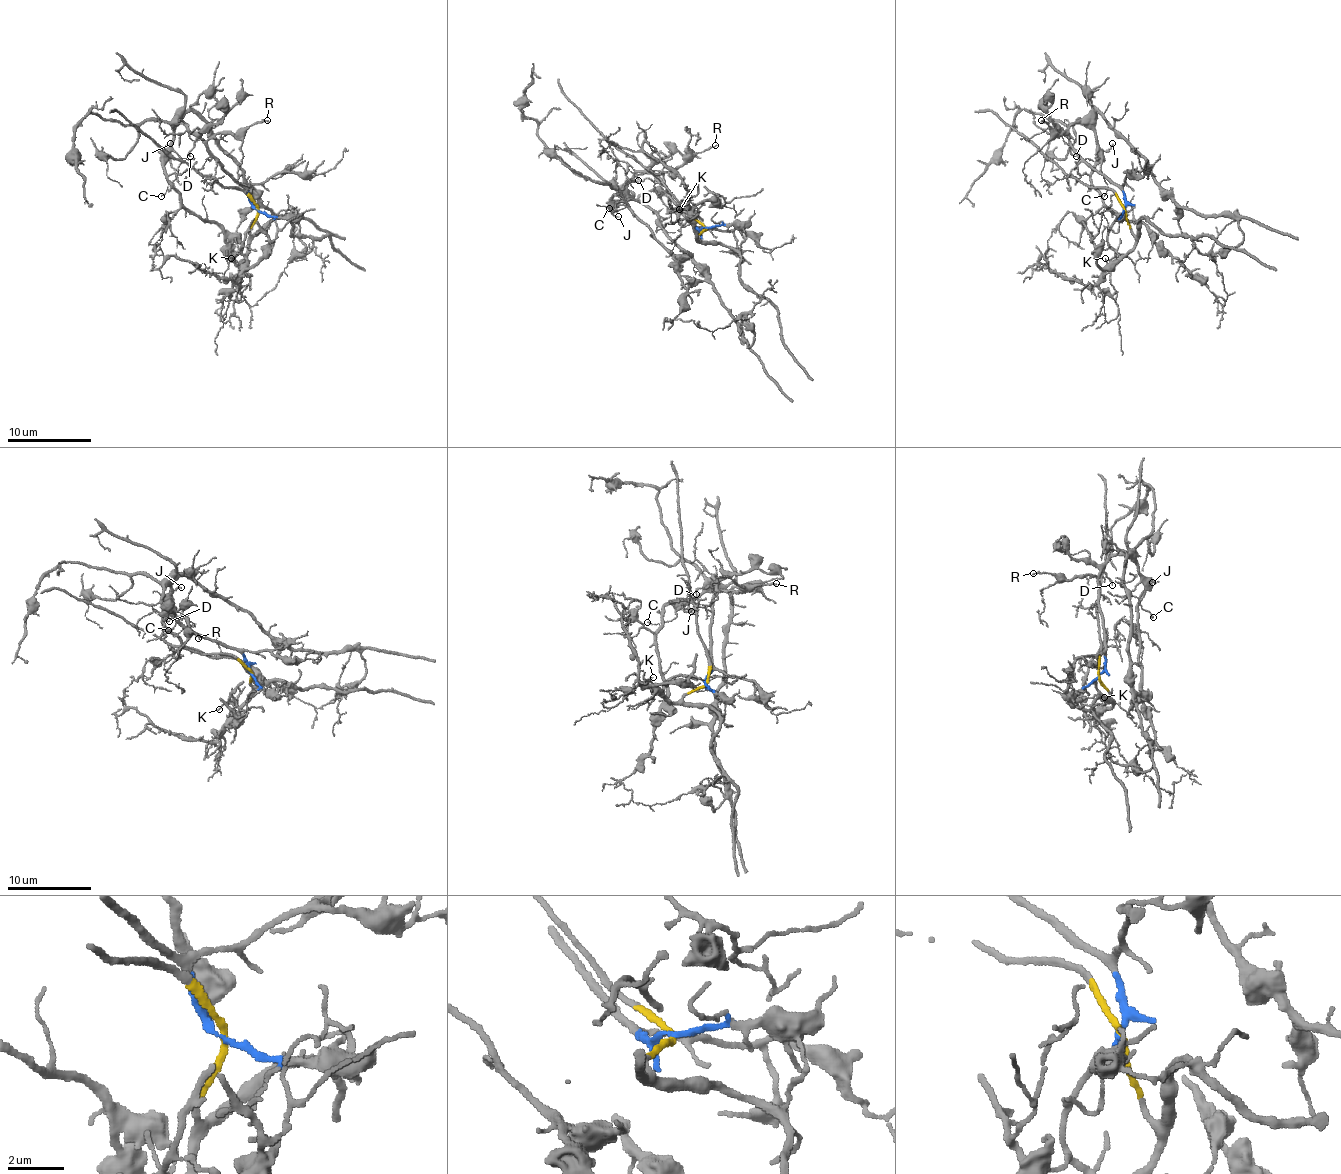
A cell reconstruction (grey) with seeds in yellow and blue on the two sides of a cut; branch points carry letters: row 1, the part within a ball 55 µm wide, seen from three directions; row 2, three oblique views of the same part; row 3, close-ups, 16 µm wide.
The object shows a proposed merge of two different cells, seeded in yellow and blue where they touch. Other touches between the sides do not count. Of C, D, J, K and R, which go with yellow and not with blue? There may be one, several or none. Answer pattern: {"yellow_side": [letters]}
{"yellow_side": ["K"]}

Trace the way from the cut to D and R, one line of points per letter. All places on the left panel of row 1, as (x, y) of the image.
D: (257, 210), (249, 191), (198, 139), (190, 155)
R: (257, 210), (249, 191), (223, 168), (207, 143), (217, 134), (240, 134), (249, 126), (268, 120)

